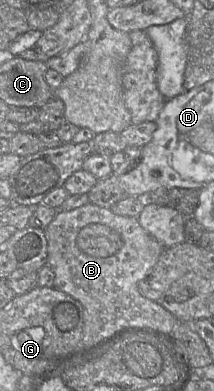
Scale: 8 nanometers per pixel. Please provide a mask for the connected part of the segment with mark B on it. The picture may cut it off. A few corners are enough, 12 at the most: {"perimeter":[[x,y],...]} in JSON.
{"perimeter":[[88,203],[44,231],[54,288],[84,309],[82,353],[180,323],[138,290],[165,249]]}

